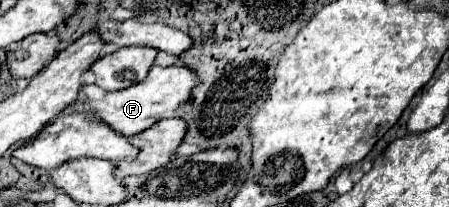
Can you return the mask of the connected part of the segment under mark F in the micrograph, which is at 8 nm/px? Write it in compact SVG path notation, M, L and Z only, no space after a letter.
M155 65L155 67L151 67L149 75L143 81L139 81L127 89L121 89L121 91L105 93L97 101L85 101L81 109L91 113L95 121L101 121L101 123L109 125L113 131L117 131L125 137L131 137L131 135L151 127L151 123L155 123L163 117L171 117L175 113L175 109L181 107L189 99L191 89L195 87L195 81L197 81L197 75L183 65L171 65L171 67Z

